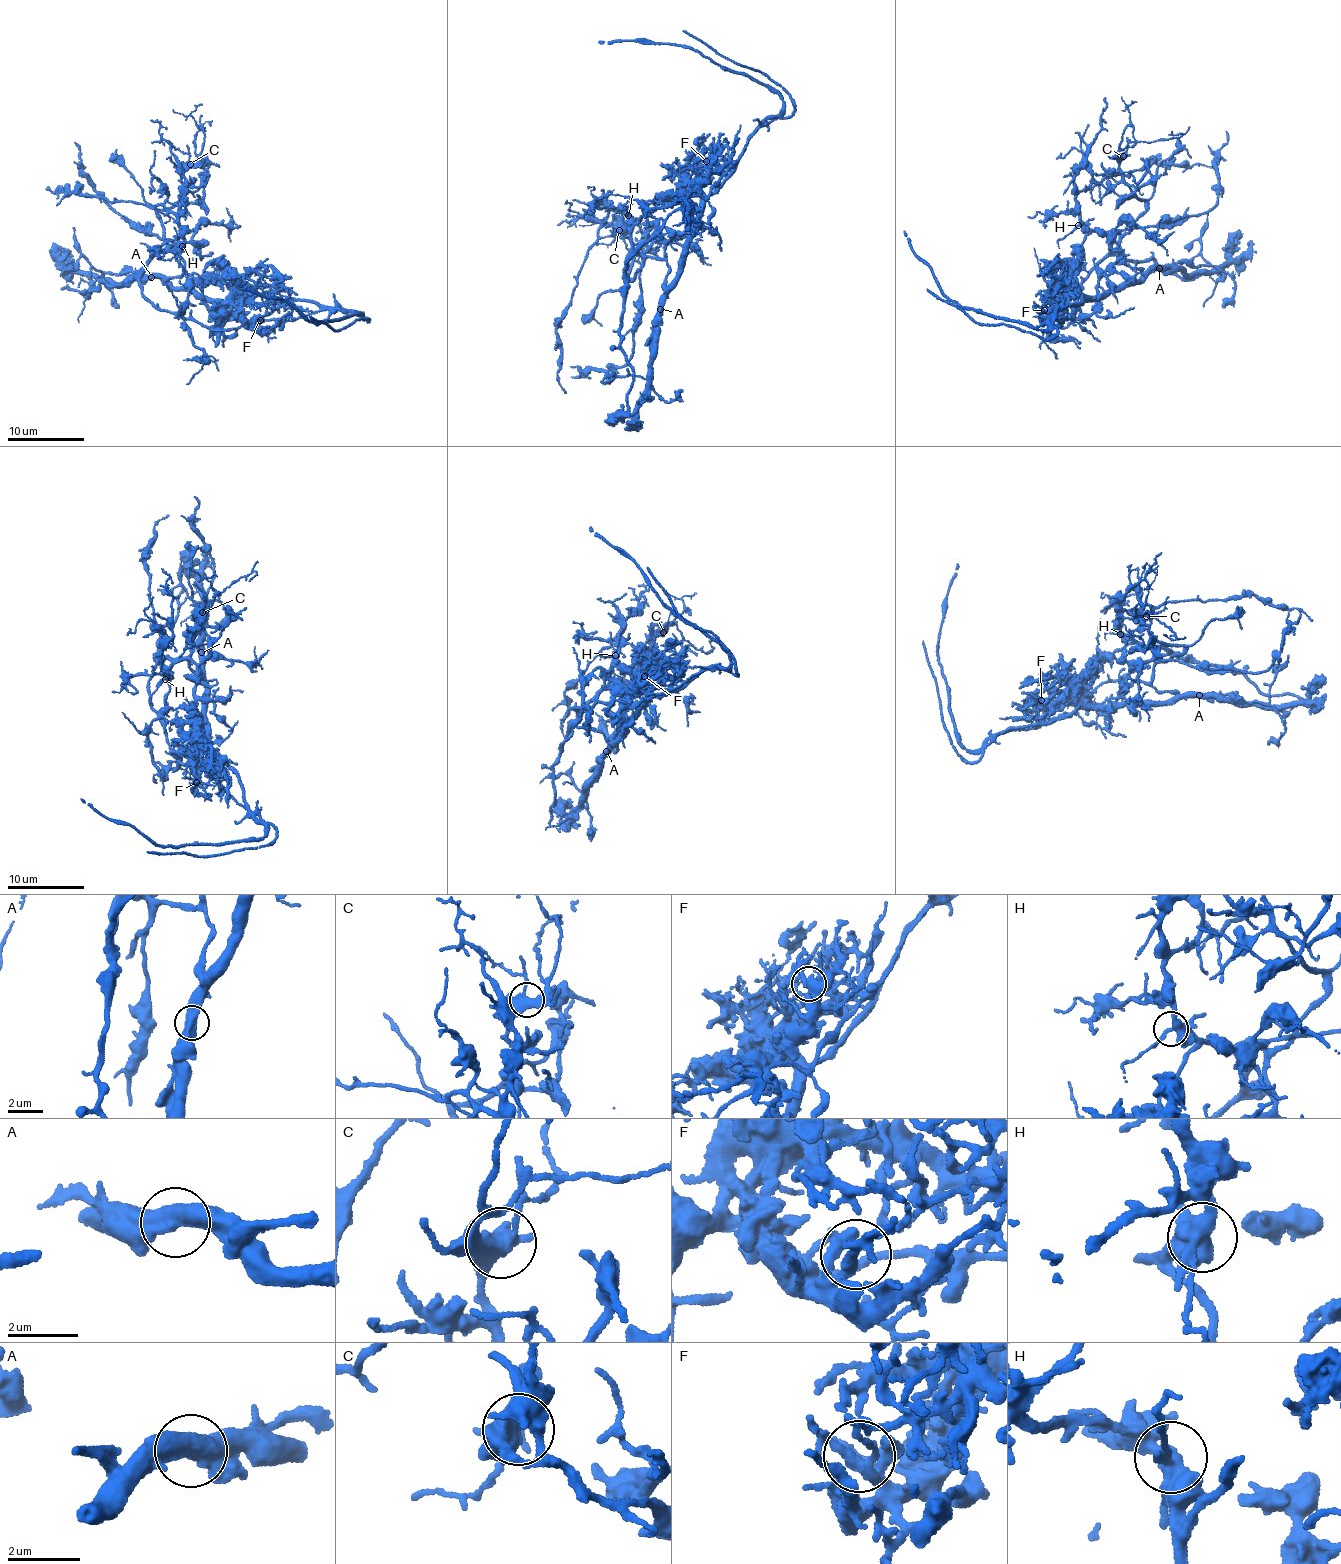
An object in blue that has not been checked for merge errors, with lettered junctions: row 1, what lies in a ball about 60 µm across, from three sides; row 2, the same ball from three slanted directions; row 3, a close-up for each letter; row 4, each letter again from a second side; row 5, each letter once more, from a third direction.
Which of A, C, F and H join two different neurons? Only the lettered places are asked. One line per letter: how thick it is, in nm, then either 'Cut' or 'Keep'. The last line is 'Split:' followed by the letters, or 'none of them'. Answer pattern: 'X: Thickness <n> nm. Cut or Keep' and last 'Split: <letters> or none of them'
A: Thickness 550 nm. Cut
C: Thickness 440 nm. Keep
F: Thickness 240 nm. Keep
H: Thickness 400 nm. Keep
Split: A

